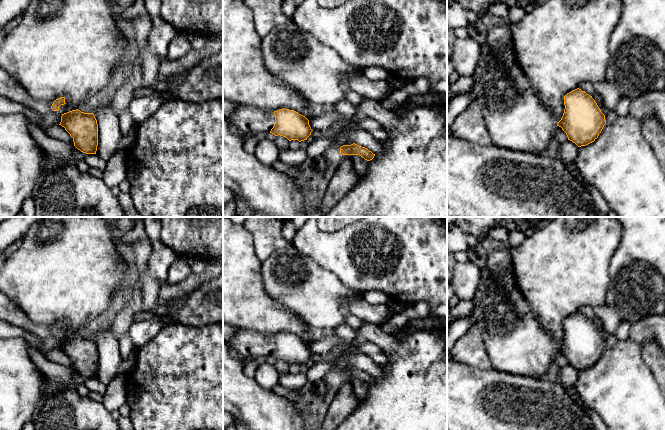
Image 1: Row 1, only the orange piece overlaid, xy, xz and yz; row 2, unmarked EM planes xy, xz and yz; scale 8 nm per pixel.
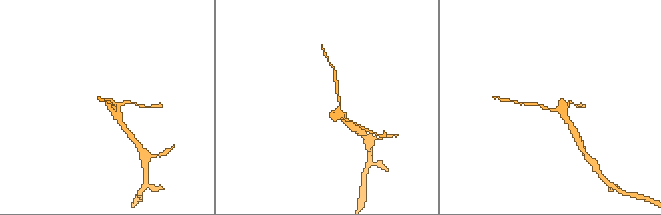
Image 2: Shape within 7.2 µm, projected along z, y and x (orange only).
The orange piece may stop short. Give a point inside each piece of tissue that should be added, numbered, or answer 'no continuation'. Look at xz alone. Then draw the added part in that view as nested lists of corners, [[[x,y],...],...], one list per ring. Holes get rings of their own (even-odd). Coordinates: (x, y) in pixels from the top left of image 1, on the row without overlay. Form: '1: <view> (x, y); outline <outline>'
1: xz (247, 343); outline [[[241,328],[227,345],[244,358],[255,360],[260,356],[270,356],[275,348],[275,340],[271,335]]]

